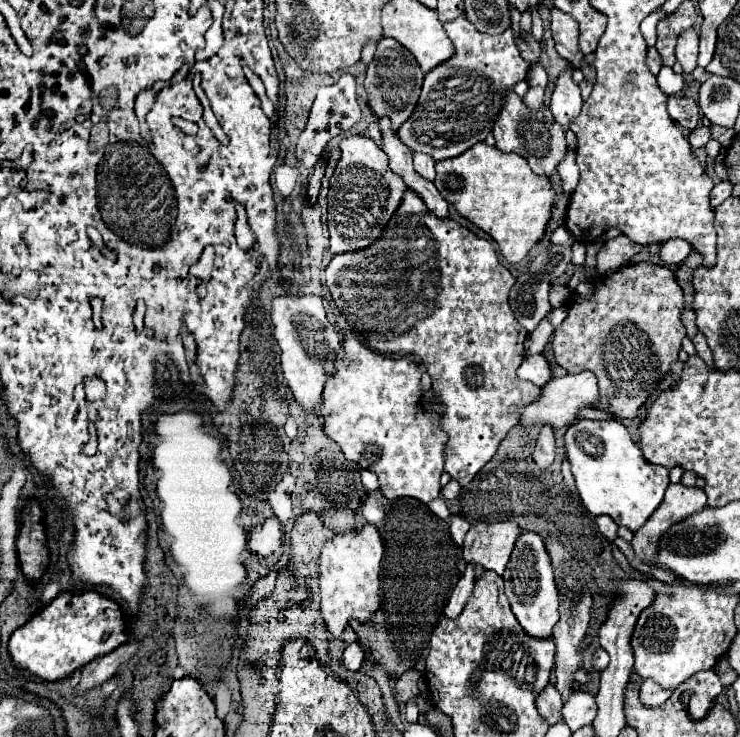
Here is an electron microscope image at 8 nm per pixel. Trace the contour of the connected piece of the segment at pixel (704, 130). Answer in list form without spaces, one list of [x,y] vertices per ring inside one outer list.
[[[698,127],[698,129],[694,129],[694,131],[690,133],[690,137],[688,137],[688,143],[690,143],[692,149],[704,147],[708,141],[710,141],[710,131],[708,131],[708,127]]]

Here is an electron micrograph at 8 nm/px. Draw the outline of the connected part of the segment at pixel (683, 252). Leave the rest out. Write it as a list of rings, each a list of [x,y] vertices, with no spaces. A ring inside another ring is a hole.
[[[680,238],[668,239],[661,245],[660,257],[664,263],[672,265],[672,263],[682,263],[690,254],[692,246]]]

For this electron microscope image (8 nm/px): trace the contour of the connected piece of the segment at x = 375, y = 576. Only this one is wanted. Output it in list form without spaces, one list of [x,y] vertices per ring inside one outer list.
[[[364,525],[362,531],[348,531],[326,541],[320,555],[320,591],[322,603],[320,611],[328,629],[338,633],[350,619],[368,621],[368,617],[378,607],[378,587],[380,587],[380,561],[382,561],[382,539],[374,525]]]

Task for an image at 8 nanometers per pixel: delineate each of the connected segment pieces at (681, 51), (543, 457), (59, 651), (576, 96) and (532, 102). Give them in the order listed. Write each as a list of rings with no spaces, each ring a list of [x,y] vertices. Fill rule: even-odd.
[[[684,31],[676,45],[676,59],[682,65],[682,71],[688,75],[698,67],[698,33]]]
[[[542,427],[536,447],[534,447],[534,453],[532,453],[532,457],[540,469],[546,469],[554,461],[554,449],[556,449],[554,441],[556,441],[556,437],[554,437],[552,427]]]
[[[94,591],[62,593],[12,633],[8,653],[14,667],[26,669],[44,681],[58,681],[82,669],[86,663],[108,655],[126,641],[126,621],[114,601]]]
[[[568,67],[554,85],[554,93],[550,99],[550,111],[554,115],[554,121],[564,127],[564,131],[570,129],[570,123],[578,117],[582,107],[580,99],[580,87],[572,81],[572,67]]]
[[[530,87],[528,93],[524,95],[524,103],[528,109],[538,111],[544,105],[544,97],[546,97],[546,91],[542,87]]]

